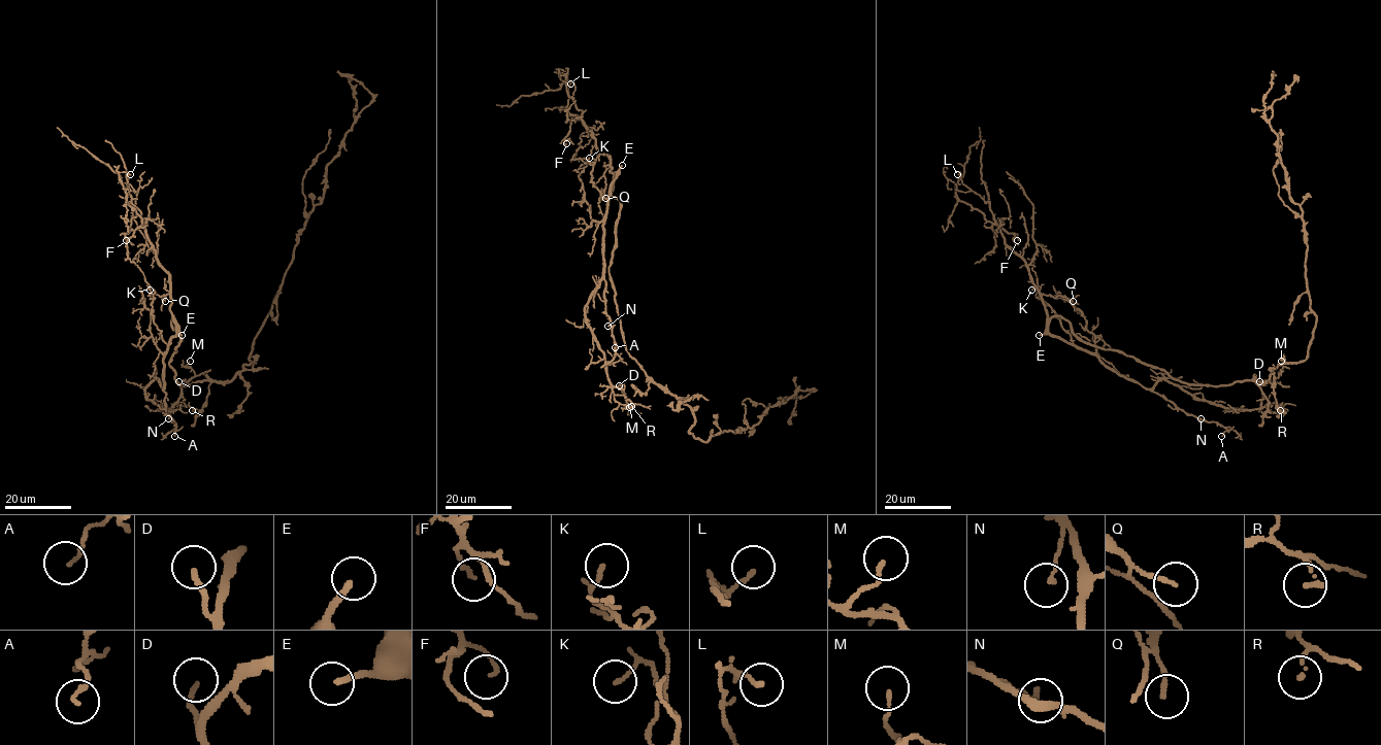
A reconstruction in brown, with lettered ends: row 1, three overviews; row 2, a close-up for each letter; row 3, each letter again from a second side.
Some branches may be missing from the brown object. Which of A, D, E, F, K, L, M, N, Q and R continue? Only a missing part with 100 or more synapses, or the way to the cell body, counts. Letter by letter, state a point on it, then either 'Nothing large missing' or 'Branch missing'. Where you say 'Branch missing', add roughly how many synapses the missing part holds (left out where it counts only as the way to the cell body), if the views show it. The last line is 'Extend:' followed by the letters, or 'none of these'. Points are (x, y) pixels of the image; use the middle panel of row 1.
A: Place: (615, 347). Nothing large missing
D: Place: (619, 385). Nothing large missing
E: Place: (622, 165). Branch missing
F: Place: (566, 143). Nothing large missing
K: Place: (589, 158). Nothing large missing
L: Place: (570, 83). Nothing large missing
M: Place: (629, 407). Nothing large missing
N: Place: (607, 326). Nothing large missing
Q: Place: (605, 198). Nothing large missing
R: Place: (631, 406). Nothing large missing
Extend: E

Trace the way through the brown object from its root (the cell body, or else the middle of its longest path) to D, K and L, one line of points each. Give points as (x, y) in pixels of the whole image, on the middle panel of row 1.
D: (619, 317), (610, 275), (618, 173), (603, 224), (603, 277), (585, 319), (610, 383), (619, 385)
K: (619, 317), (610, 275), (619, 214), (619, 201), (612, 196), (618, 173), (603, 197), (592, 181), (589, 158)
L: (619, 317), (610, 275), (619, 214), (619, 201), (612, 196), (615, 174), (593, 135), (566, 109), (570, 83)

